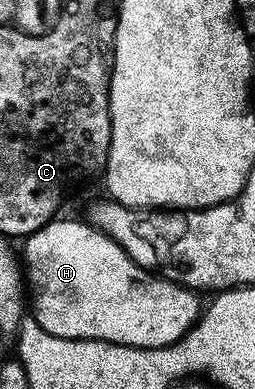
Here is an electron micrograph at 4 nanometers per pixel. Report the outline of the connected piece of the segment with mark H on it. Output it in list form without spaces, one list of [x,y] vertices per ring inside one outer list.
[[[52,219],[22,242],[21,261],[29,286],[29,309],[35,312],[35,325],[65,339],[93,339],[121,343],[142,349],[160,349],[177,343],[195,326],[201,312],[200,294],[186,289],[168,277],[142,269],[112,237],[106,237],[86,220]]]

